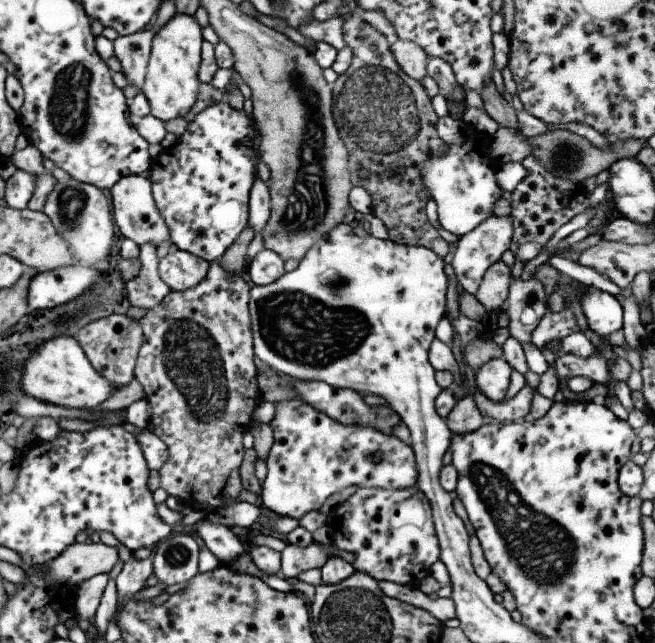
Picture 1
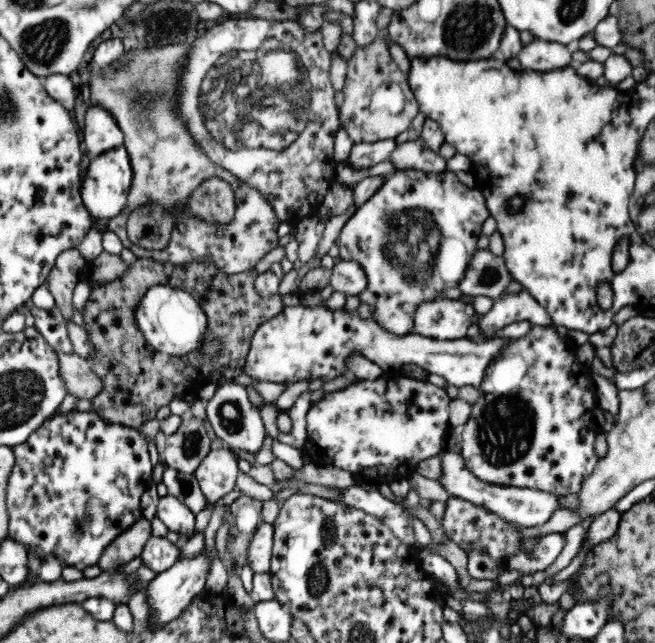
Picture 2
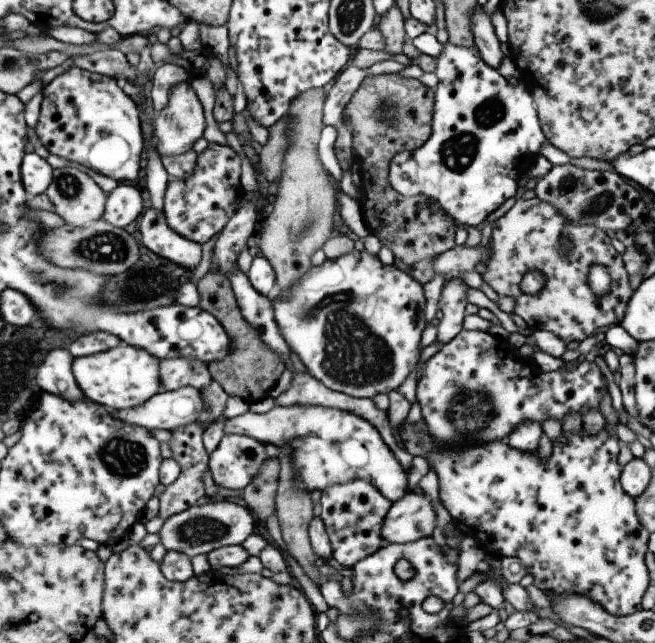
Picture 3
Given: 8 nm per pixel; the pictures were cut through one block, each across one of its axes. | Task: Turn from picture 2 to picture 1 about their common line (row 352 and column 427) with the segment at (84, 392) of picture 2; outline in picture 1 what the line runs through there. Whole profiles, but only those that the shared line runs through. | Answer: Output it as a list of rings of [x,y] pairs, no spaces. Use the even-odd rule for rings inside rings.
[[[397,39],[393,44],[389,45],[389,48],[395,62],[407,76],[419,81],[423,76],[427,75],[428,56],[417,44]]]

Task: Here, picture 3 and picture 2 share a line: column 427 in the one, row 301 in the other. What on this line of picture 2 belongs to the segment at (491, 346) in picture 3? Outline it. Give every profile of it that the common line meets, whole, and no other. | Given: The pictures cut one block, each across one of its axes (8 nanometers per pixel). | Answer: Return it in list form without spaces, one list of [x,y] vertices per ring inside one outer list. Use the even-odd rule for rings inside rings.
[[[395,169],[386,180],[380,190],[377,190],[368,200],[357,208],[357,212],[352,215],[344,226],[342,226],[339,232],[337,240],[339,257],[341,261],[353,262],[357,264],[365,272],[365,280],[367,280],[366,286],[357,294],[359,301],[362,304],[367,304],[372,308],[371,320],[376,324],[379,324],[388,334],[394,336],[408,336],[408,334],[414,334],[414,314],[416,310],[419,310],[422,304],[426,302],[434,302],[434,300],[446,299],[446,292],[452,290],[452,288],[458,288],[460,282],[466,278],[466,268],[470,264],[470,260],[474,258],[478,249],[478,240],[482,236],[482,224],[486,222],[486,219],[491,216],[487,203],[485,202],[484,193],[480,189],[466,187],[456,177],[456,173],[448,169],[444,169],[438,172],[426,172],[423,170],[400,170]]]

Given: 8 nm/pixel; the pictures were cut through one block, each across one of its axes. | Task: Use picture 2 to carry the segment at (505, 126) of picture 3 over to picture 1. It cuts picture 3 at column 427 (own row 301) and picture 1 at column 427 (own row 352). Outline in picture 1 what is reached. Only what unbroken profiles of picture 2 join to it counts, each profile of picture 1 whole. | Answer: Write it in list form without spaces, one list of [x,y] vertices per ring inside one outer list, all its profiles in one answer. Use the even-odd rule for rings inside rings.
[[[446,146],[446,152],[441,157],[430,157],[428,162],[420,170],[420,177],[423,186],[428,190],[428,194],[436,204],[436,214],[439,226],[458,238],[473,230],[479,223],[482,223],[492,213],[493,202],[500,198],[503,192],[496,183],[493,168],[489,166],[487,160],[483,160],[479,154],[473,156],[473,152],[463,152],[459,146]]]

